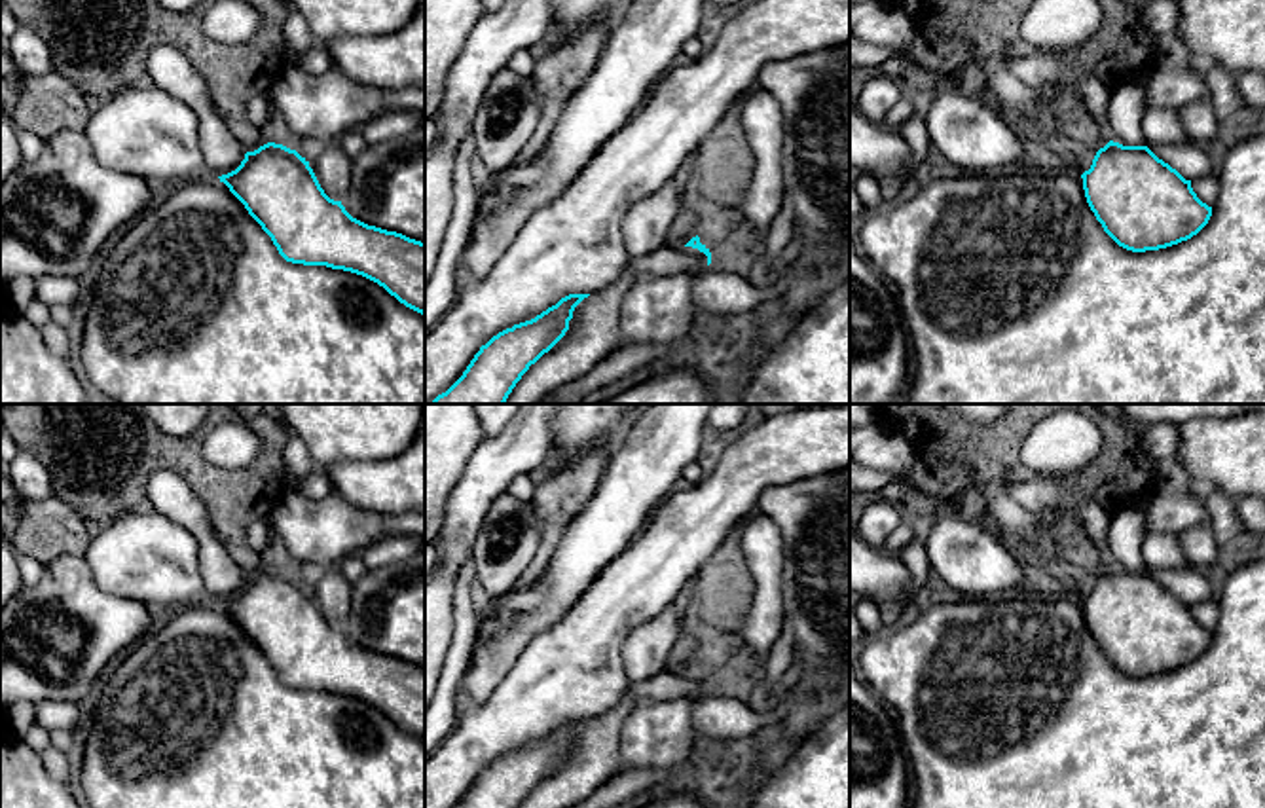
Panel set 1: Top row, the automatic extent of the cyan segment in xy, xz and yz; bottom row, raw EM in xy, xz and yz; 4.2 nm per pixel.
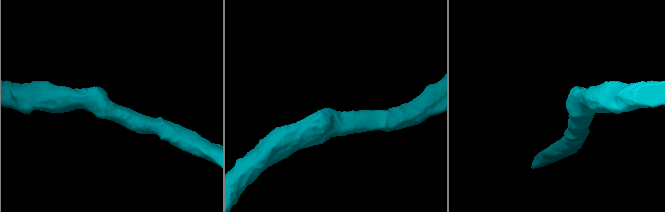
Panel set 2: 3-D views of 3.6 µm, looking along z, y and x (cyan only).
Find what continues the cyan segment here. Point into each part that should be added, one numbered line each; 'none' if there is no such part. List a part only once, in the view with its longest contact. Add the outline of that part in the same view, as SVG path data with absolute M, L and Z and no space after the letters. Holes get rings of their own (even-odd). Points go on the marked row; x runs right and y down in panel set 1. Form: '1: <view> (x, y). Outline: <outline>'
none

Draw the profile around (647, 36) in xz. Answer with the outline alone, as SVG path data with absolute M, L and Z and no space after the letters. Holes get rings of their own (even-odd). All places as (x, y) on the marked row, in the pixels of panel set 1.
M626 0L592 74L567 101L552 137L533 161L544 165L542 174L531 184L514 186L508 201L474 222L459 271L476 279L491 271L529 216L563 192L596 152L637 114L654 83L673 68L685 42L696 36L706 9L707 0Z

